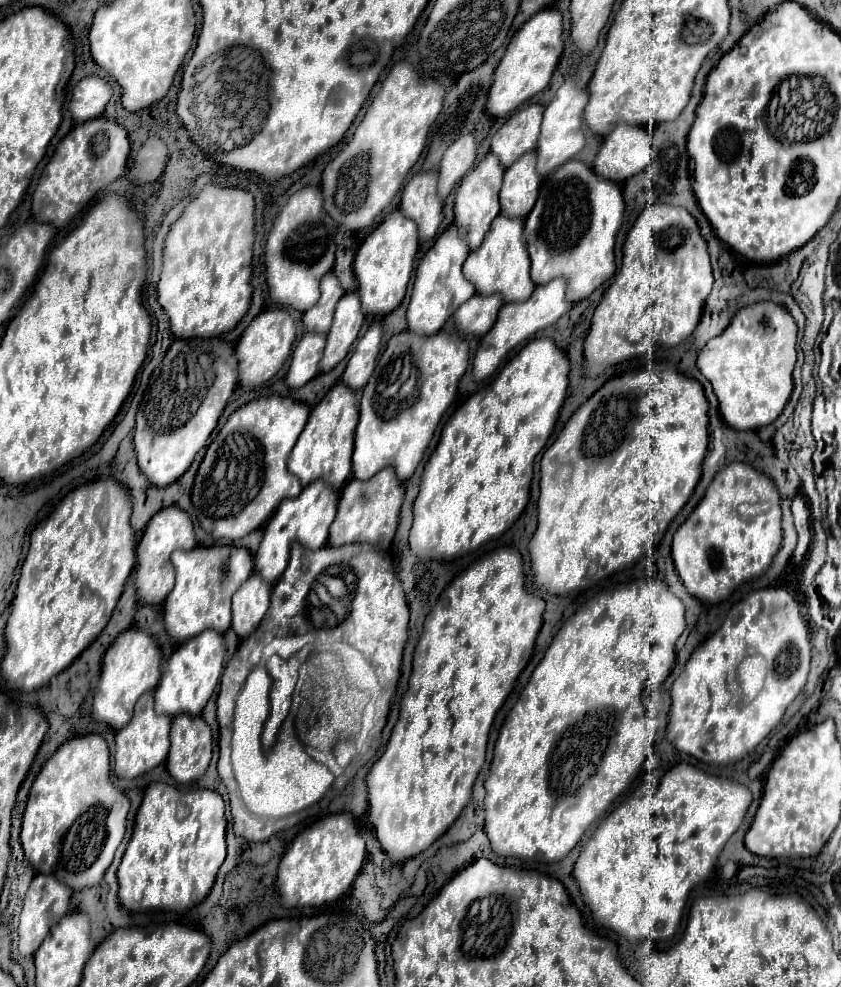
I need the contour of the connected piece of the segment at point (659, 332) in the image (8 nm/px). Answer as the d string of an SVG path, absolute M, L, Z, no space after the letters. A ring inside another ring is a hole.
M654 203L646 207L626 235L622 253L622 267L614 277L614 283L606 289L602 301L598 303L584 343L586 375L590 377L596 377L606 367L622 363L630 357L650 353L654 349L654 343L672 347L684 341L698 325L704 301L712 291L714 279L706 241L700 235L696 219L684 207L674 207L668 203Z

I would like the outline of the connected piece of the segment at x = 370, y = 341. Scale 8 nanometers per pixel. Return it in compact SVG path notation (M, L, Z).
M374 323L362 335L352 357L348 359L346 371L342 375L342 383L346 383L346 387L362 389L368 383L368 379L370 379L376 363L378 363L380 341L382 341L382 325Z

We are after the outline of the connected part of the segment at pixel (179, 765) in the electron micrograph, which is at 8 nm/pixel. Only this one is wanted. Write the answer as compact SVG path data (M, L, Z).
M176 715L170 731L168 773L178 783L200 779L212 759L212 729L202 717Z

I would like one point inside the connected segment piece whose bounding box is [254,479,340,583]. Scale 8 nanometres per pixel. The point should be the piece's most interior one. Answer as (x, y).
(307, 519)

